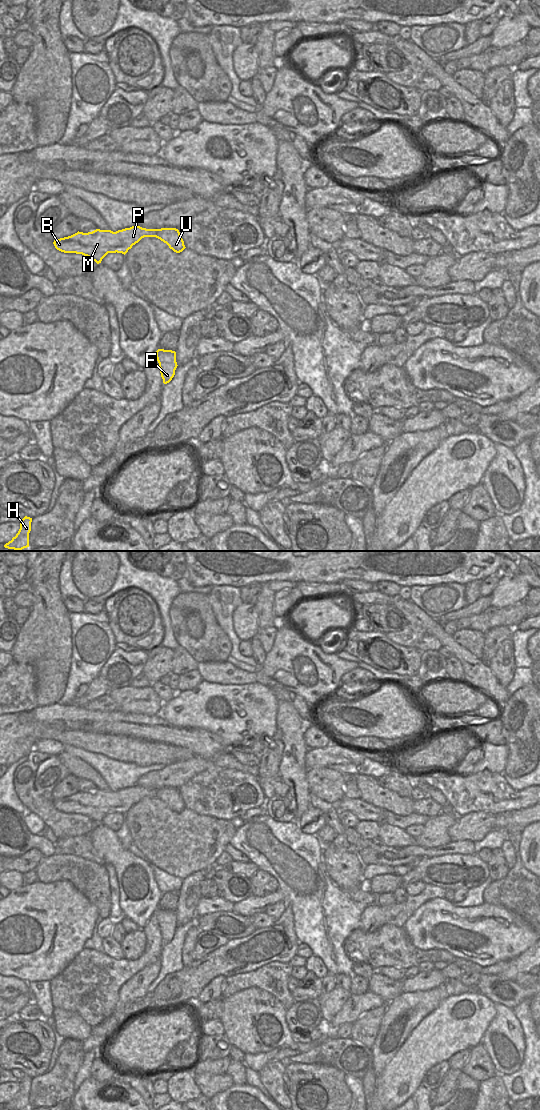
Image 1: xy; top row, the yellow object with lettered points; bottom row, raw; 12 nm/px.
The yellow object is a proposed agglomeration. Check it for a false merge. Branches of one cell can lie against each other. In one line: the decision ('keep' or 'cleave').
cleave

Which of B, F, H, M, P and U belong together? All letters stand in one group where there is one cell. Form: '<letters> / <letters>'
B M P / F H U

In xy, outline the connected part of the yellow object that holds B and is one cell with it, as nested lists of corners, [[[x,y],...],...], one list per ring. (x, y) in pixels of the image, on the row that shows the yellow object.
[[[138,225],[113,232],[96,229],[92,232],[77,232],[71,236],[54,240],[55,248],[64,253],[76,253],[89,257],[97,264],[108,253],[126,254],[144,237],[156,237],[157,229],[146,229]]]

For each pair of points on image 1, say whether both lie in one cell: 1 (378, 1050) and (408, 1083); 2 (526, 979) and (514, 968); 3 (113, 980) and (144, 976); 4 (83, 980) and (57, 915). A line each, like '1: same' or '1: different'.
1: different
2: different
3: different
4: different

